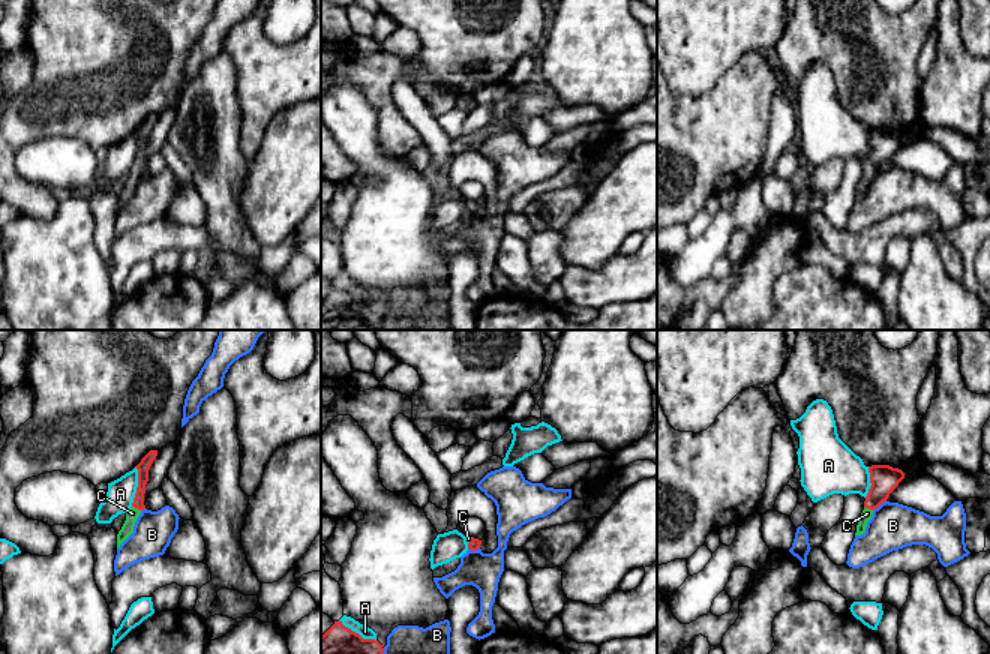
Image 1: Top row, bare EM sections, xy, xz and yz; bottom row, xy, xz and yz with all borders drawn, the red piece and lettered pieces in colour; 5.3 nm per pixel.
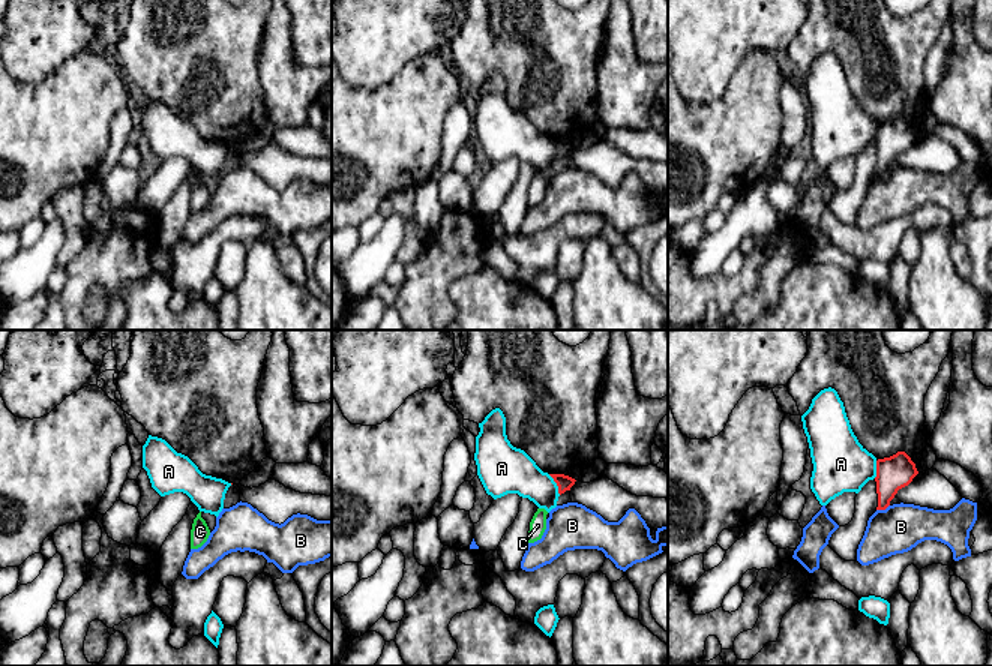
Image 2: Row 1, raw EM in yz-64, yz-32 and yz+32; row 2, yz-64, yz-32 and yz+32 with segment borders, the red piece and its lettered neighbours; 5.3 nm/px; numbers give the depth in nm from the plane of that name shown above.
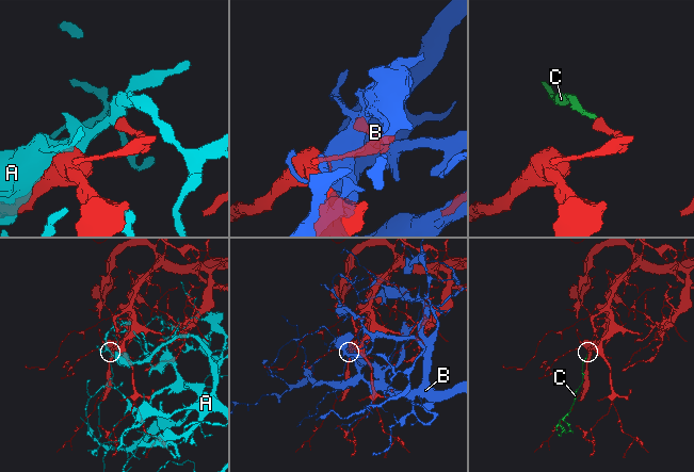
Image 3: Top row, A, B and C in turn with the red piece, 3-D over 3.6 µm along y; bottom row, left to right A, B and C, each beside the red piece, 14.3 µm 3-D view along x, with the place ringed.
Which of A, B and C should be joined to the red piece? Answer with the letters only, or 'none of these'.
C

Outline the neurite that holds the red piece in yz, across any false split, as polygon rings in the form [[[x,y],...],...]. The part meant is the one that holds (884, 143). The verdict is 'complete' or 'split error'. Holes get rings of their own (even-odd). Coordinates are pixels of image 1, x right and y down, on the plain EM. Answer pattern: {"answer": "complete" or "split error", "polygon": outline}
{"answer": "split error", "polygon": [[[872,129],[868,130],[868,136],[872,150],[864,165],[864,174],[858,183],[855,200],[866,196],[866,190],[873,180],[873,174],[885,166],[890,158],[904,142],[904,136],[902,134],[890,129]]]}

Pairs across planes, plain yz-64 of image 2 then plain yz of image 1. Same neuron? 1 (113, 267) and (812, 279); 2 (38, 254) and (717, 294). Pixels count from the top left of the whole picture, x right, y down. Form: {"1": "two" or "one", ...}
{"1": "two", "2": "two"}

